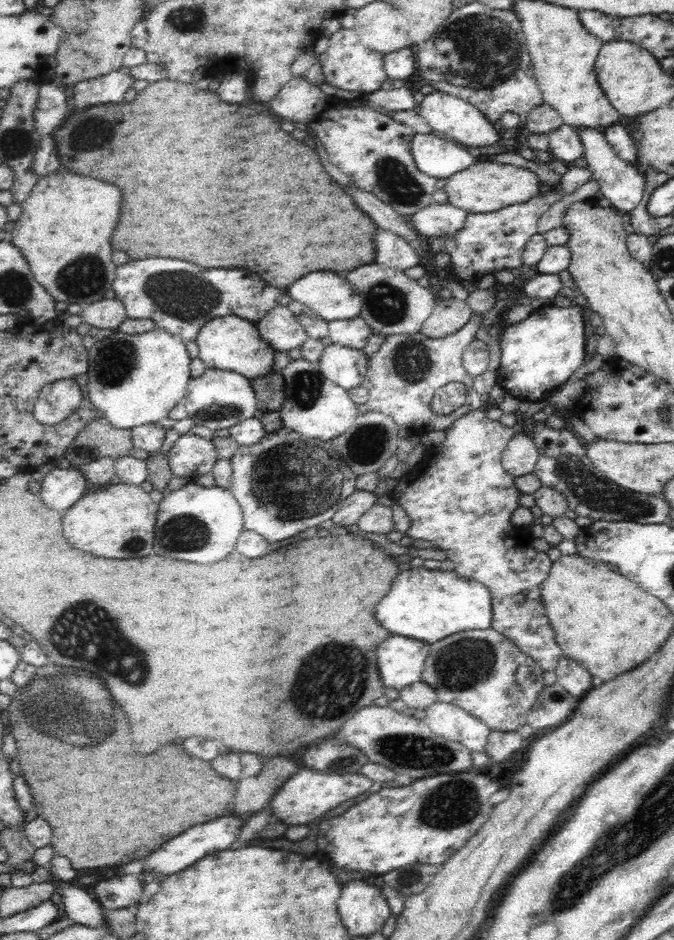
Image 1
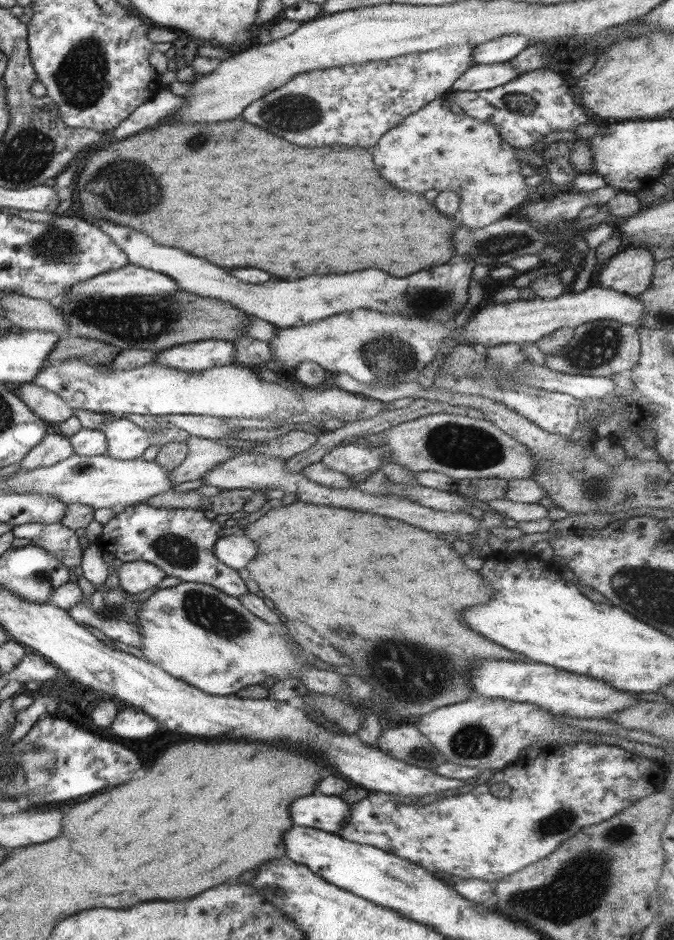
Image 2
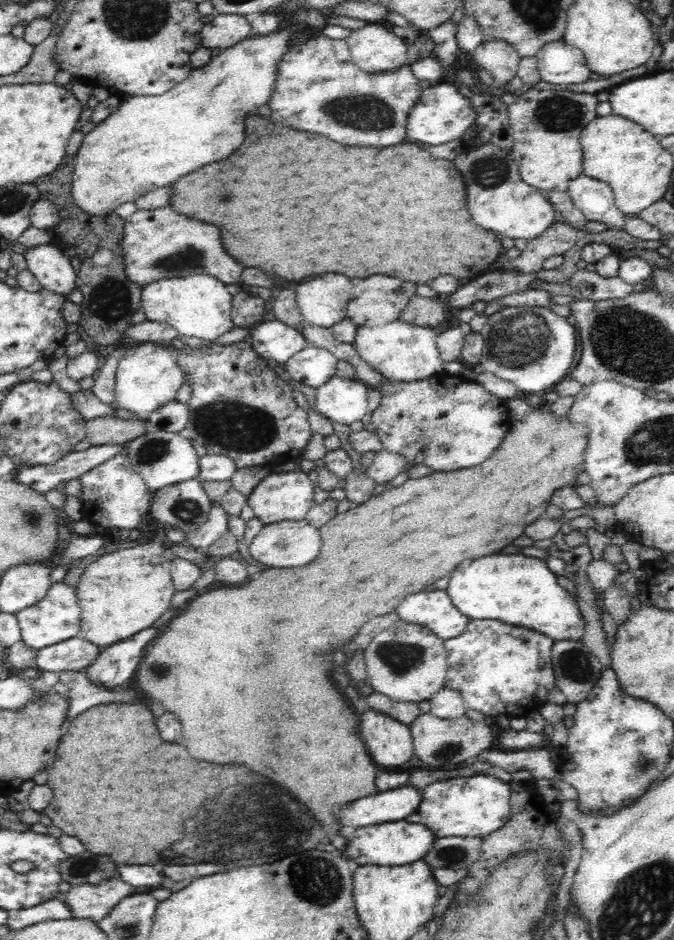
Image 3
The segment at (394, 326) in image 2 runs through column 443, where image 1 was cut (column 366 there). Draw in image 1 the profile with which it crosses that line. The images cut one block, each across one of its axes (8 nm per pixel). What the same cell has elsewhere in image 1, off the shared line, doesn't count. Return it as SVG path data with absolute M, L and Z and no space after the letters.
M358 316L348 320L333 320L329 324L329 336L332 344L362 350L373 331L365 320Z

